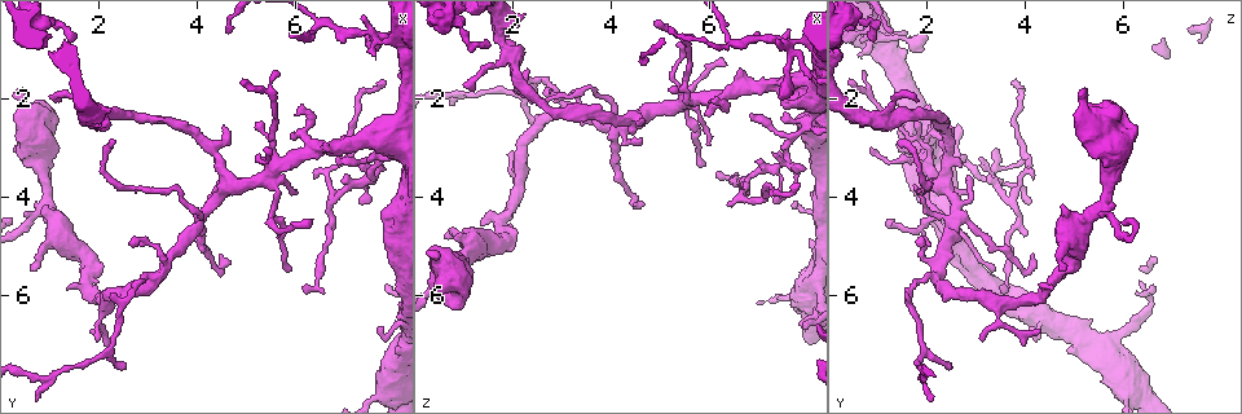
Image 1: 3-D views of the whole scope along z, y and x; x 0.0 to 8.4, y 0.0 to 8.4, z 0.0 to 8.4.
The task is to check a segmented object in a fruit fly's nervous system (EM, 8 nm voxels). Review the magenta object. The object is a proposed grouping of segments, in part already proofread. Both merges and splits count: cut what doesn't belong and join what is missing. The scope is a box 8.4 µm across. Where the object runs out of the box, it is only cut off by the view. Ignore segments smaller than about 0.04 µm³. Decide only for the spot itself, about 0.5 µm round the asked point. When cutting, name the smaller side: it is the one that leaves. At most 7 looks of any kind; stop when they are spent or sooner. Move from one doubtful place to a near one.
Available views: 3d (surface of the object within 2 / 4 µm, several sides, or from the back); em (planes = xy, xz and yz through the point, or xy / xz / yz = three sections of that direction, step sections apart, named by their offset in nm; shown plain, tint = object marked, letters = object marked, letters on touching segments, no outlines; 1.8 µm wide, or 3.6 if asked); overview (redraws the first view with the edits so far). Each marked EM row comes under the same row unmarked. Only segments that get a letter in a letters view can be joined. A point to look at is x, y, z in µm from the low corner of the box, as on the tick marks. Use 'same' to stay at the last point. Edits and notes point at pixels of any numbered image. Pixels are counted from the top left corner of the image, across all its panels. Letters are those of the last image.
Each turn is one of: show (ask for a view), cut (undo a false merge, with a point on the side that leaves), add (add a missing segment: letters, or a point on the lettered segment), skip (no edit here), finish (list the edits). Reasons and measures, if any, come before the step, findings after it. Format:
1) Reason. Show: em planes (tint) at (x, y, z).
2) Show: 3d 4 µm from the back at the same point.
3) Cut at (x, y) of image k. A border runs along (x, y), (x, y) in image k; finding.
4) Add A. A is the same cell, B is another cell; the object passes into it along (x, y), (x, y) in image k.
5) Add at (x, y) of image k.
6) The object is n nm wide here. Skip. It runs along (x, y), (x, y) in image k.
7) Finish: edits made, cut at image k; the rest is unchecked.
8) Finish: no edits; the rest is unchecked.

Abrupt turn. Show: 3d 4 µm at (1.00, 4.25, 5.55).

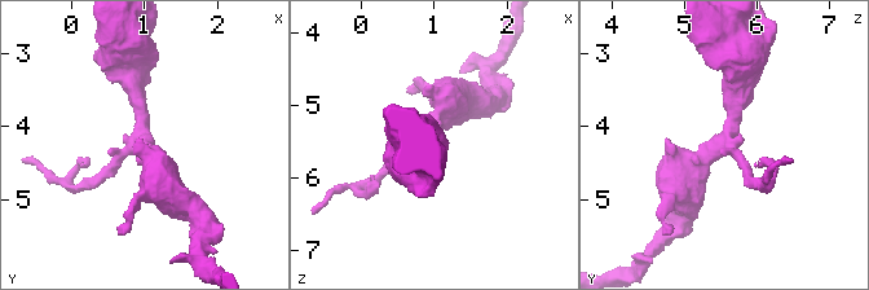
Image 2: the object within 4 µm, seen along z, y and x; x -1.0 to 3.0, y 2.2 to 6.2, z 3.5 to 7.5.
3 arms meet here; the arms are 170, 240, 480 nm wide; now the EM. Show: em xy step 16 (tint) at (0.95, 4.25, 5.50).

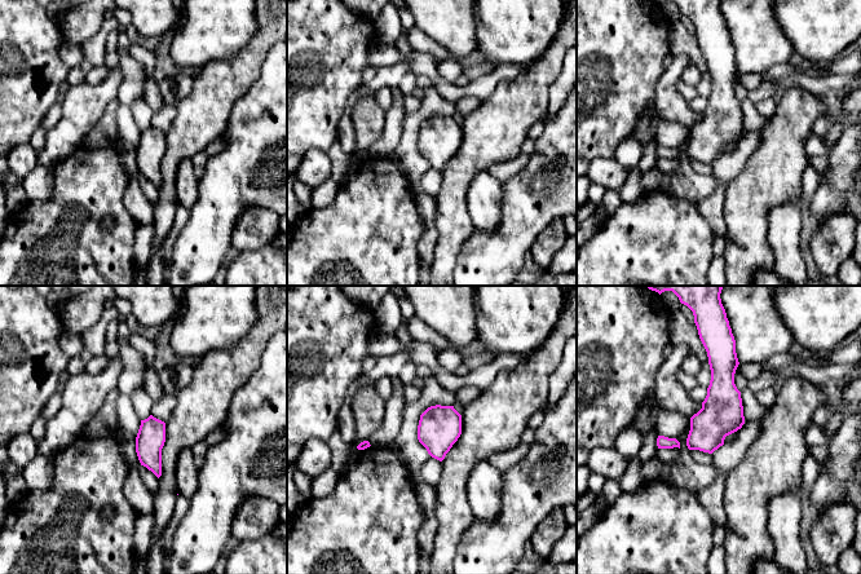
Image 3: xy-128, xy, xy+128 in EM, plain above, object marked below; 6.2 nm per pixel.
Show: em planes (letters) at the same point.

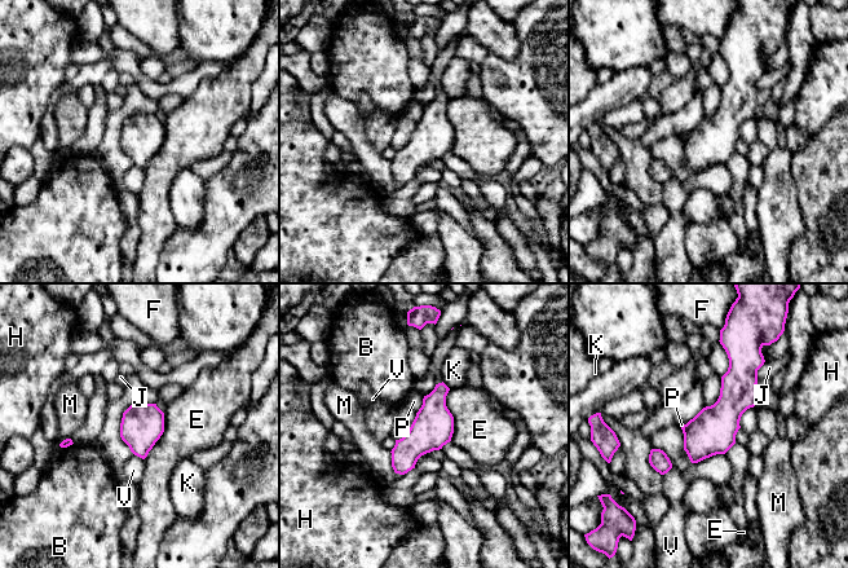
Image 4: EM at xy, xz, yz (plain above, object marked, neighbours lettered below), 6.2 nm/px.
Skip. B, E, F, H, J, K, M, P and V are other cells; all the same neuron.

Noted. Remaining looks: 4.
An open end. Show: em xy step 16 (tint) at (6.10, 5.85, 3.50).

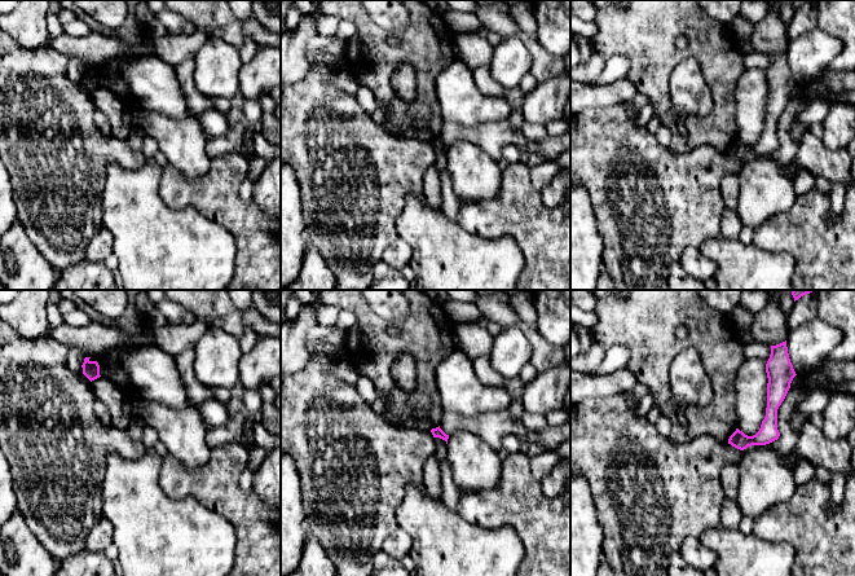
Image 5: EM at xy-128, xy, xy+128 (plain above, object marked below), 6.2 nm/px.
Show: em planes (letters) at the same point.

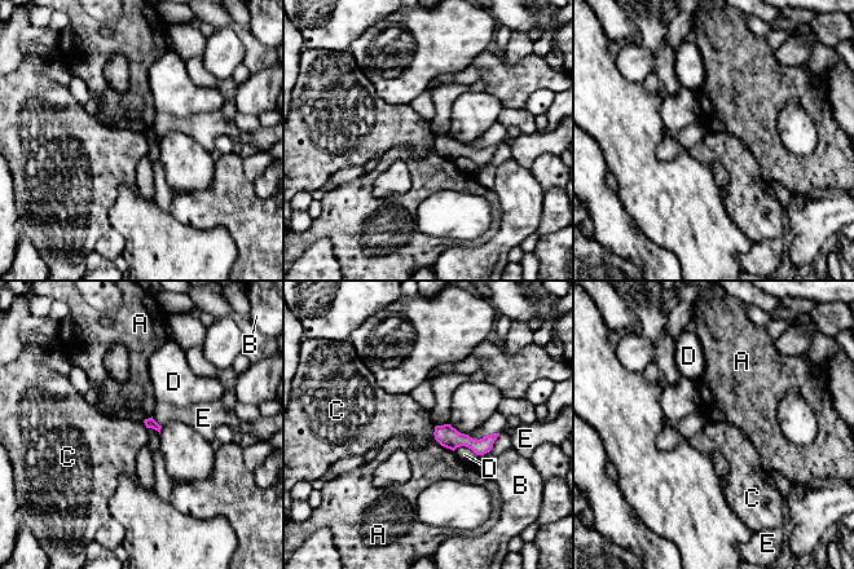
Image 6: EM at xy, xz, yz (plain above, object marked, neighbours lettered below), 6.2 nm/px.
Skip. A, B, C, D and E are other cells; a border runs along (436, 426), (434, 439) in image 6; no lettered segment goes on from it.

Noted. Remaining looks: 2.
Thin arm on a thick one. Show: em 3.6 µm xz step 8 (tint) at (7.75, 2.90, 1.80).

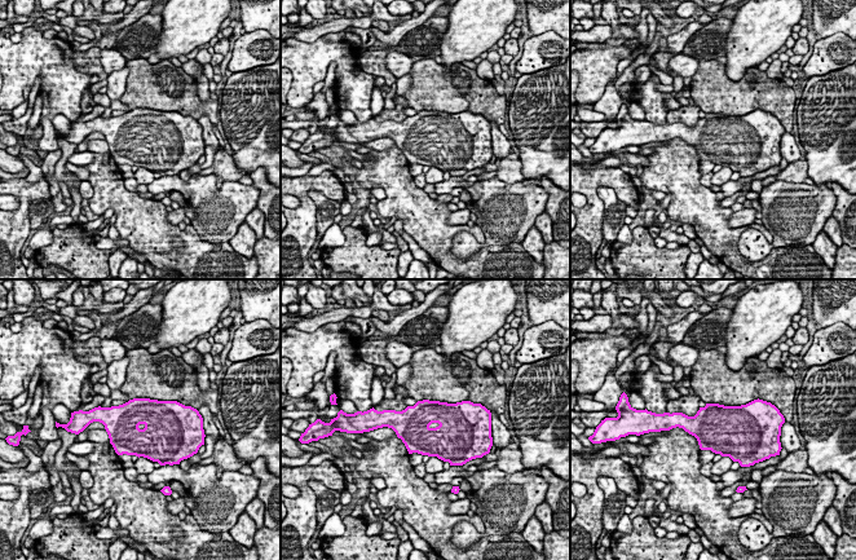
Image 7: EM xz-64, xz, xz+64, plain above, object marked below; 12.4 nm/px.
Another direction. Show: em 3.6 µm planes (letters) at the same point.

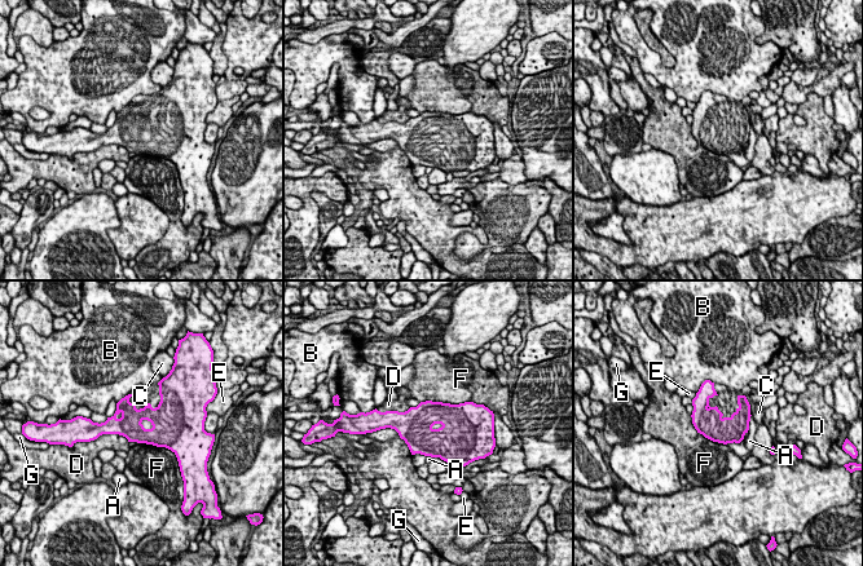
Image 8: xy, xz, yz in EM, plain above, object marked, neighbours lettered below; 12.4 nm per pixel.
The object is 380 nm wide here. Skip. A, B, C, D, E, F and G are other cells; a border runs along (421, 401), (466, 402) in image 8; all the same neuron.

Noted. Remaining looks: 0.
Finish: no edits; the rest is unchecked.

